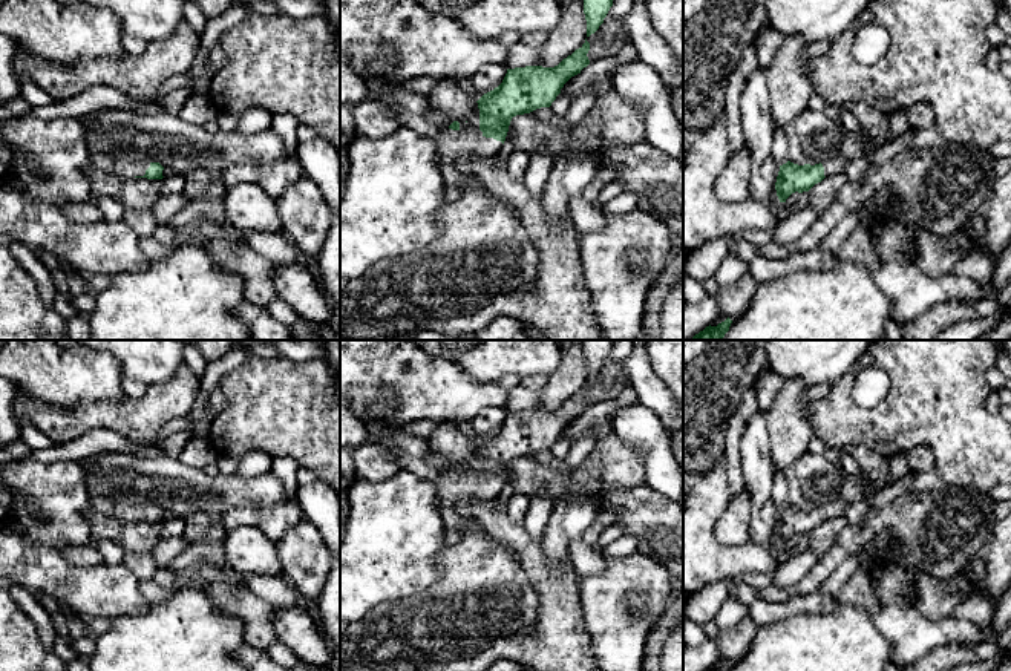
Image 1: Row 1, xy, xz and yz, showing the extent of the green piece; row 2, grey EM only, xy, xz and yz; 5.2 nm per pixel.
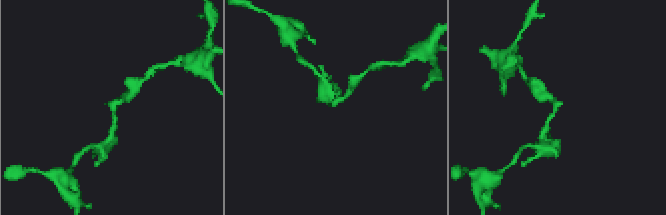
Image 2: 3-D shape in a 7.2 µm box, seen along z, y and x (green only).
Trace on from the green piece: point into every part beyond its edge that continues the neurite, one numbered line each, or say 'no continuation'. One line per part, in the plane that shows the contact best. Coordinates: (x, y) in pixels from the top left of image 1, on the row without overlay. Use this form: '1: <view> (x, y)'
1: xy (126, 512)

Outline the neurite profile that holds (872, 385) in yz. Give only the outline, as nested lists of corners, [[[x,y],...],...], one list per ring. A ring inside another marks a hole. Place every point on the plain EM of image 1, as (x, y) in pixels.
[[[862,369],[852,388],[852,397],[859,408],[875,408],[890,389],[890,377],[884,369]]]

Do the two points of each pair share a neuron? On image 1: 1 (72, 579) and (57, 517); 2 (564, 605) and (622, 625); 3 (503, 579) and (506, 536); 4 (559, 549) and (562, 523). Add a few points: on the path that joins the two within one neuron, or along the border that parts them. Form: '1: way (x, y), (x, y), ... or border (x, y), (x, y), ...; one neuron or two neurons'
1: way (57, 564), (51, 558), (51, 532); one neuron
2: border (578, 585), (590, 647); two neurons
3: border (478, 521), (489, 535), (518, 559), (526, 575); two neurons
4: way (559, 543), (562, 529); one neuron

